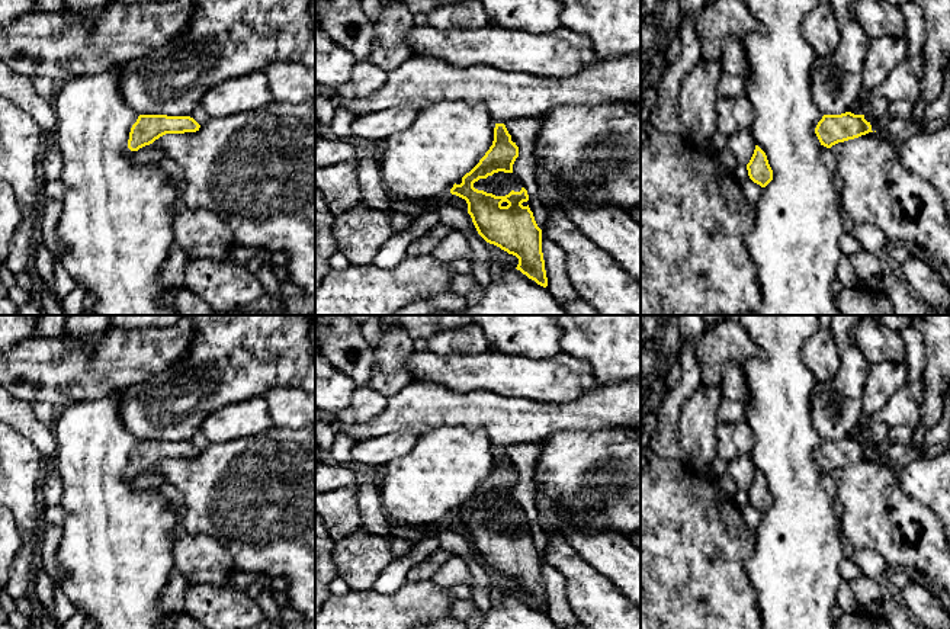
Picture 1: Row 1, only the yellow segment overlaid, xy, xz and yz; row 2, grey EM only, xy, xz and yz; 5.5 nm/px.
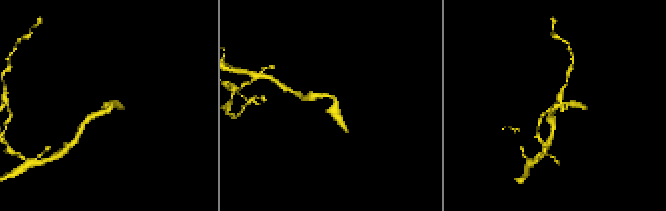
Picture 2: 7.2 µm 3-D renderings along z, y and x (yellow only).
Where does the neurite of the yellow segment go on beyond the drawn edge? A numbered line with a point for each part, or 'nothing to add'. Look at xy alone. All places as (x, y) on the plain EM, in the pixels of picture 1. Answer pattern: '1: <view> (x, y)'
nothing to add

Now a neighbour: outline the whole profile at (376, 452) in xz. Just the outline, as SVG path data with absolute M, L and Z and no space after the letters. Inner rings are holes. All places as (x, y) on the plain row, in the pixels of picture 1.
M407 430L363 440L353 446L352 458L359 463L366 463L370 466L385 466L394 459L408 453L420 436L421 433L418 431Z

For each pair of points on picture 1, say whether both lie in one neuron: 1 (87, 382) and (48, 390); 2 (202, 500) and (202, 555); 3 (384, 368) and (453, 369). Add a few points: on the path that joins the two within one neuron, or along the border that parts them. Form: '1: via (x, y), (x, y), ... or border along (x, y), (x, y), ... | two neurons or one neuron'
1: via (77, 382), (58, 382) | one neuron
2: border along (188, 533), (211, 535), (230, 555) | two neurons
3: border along (413, 350), (407, 359), (407, 371), (416, 379) | two neurons

